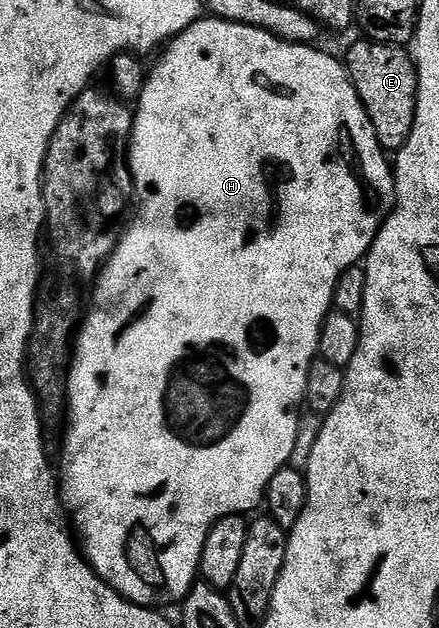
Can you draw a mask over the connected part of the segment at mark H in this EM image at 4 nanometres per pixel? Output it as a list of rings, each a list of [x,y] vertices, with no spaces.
[[[205,16],[205,17],[202,17],[202,19],[201,19],[201,21],[200,21],[200,22],[196,22],[196,24],[194,24],[194,25],[193,25],[193,26],[192,26],[192,27],[191,27],[191,28],[187,28],[187,29],[186,29],[186,30],[184,30],[184,31],[183,31],[183,32],[182,32],[182,34],[179,34],[179,35],[177,35],[177,37],[176,37],[176,38],[174,38],[174,39],[172,39],[172,41],[170,41],[170,42],[169,42],[169,43],[168,43],[168,45],[166,45],[166,46],[165,46],[165,47],[164,47],[164,50],[163,50],[163,53],[165,53],[165,55],[163,55],[163,56],[162,56],[162,58],[161,58],[161,59],[159,59],[159,60],[158,60],[158,62],[157,62],[157,67],[155,67],[155,68],[154,68],[154,70],[153,70],[153,67],[152,67],[152,69],[150,69],[150,70],[149,70],[149,71],[148,71],[148,74],[147,74],[147,77],[146,77],[146,80],[145,80],[145,87],[144,87],[144,88],[143,88],[143,92],[142,92],[142,93],[141,93],[141,97],[140,97],[140,98],[138,98],[138,99],[136,99],[136,102],[135,102],[135,117],[134,117],[134,120],[133,120],[133,137],[132,137],[132,139],[131,139],[131,141],[130,141],[130,144],[129,144],[129,169],[130,169],[130,170],[132,170],[132,171],[133,171],[133,181],[134,181],[134,183],[137,183],[137,184],[139,184],[139,202],[140,202],[140,198],[141,198],[141,211],[139,211],[139,212],[138,212],[138,214],[137,214],[137,219],[135,219],[135,220],[134,220],[134,222],[133,222],[133,219],[132,219],[132,221],[130,221],[130,222],[129,222],[129,223],[128,223],[128,226],[127,226],[127,229],[126,229],[126,230],[125,230],[125,231],[124,231],[124,233],[122,233],[122,235],[121,235],[121,240],[120,240],[120,242],[118,242],[118,244],[117,244],[117,248],[116,248],[116,250],[114,250],[114,252],[113,252],[113,254],[112,254],[112,255],[111,255],[111,256],[110,256],[110,258],[109,258],[109,260],[108,260],[108,262],[106,262],[106,263],[105,263],[105,265],[104,265],[104,266],[102,266],[102,267],[101,267],[101,272],[100,272],[100,274],[98,274],[98,275],[97,275],[97,277],[96,277],[96,279],[95,279],[95,285],[97,285],[97,287],[95,287],[95,288],[94,288],[94,290],[93,290],[93,311],[91,311],[91,312],[90,312],[90,314],[89,314],[89,315],[87,315],[87,316],[86,316],[86,318],[85,318],[85,327],[83,327],[83,328],[82,328],[82,330],[81,330],[81,327],[80,327],[80,330],[79,330],[79,333],[78,333],[78,334],[77,334],[77,335],[76,335],[76,338],[75,338],[75,349],[74,349],[74,350],[73,350],[73,351],[72,351],[72,354],[71,354],[71,365],[70,365],[70,367],[69,367],[69,369],[68,369],[68,371],[67,371],[67,419],[68,419],[68,418],[69,418],[69,431],[67,431],[67,432],[66,432],[66,434],[65,434],[65,451],[63,451],[63,452],[62,452],[62,454],[61,454],[61,470],[60,470],[60,466],[59,466],[59,493],[60,493],[60,496],[61,496],[61,505],[62,505],[62,506],[64,506],[64,507],[65,507],[65,512],[66,512],[66,515],[67,515],[67,518],[68,518],[68,521],[69,521],[69,522],[70,522],[70,523],[71,523],[71,530],[72,530],[72,533],[73,533],[73,534],[74,534],[74,535],[75,535],[75,538],[76,538],[76,541],[77,541],[77,542],[78,542],[78,543],[79,543],[79,549],[80,549],[80,551],[81,551],[81,553],[82,553],[82,555],[83,555],[83,557],[84,557],[84,559],[85,559],[85,561],[86,561],[86,562],[88,562],[88,563],[89,563],[89,567],[90,567],[90,568],[91,568],[91,569],[93,569],[93,571],[95,571],[95,573],[96,573],[96,574],[97,574],[97,575],[99,575],[99,577],[101,577],[101,579],[102,579],[102,580],[104,580],[104,581],[105,581],[105,583],[106,583],[106,584],[107,584],[107,585],[109,585],[109,587],[111,587],[111,588],[112,588],[112,589],[113,589],[113,590],[114,590],[114,591],[115,591],[115,592],[116,592],[116,594],[121,594],[121,595],[122,595],[122,596],[123,596],[123,597],[125,597],[125,598],[126,598],[126,600],[127,600],[127,601],[128,601],[128,602],[134,602],[134,603],[135,603],[135,604],[136,604],[136,606],[143,606],[143,607],[146,607],[146,608],[162,608],[162,607],[161,607],[161,606],[169,606],[169,605],[171,605],[171,604],[172,604],[172,602],[174,602],[174,604],[180,604],[180,603],[182,603],[182,602],[184,602],[184,601],[185,601],[185,598],[186,598],[186,597],[187,597],[187,596],[188,596],[188,595],[189,595],[189,591],[190,591],[190,590],[192,590],[192,589],[193,589],[193,587],[194,587],[194,585],[195,585],[195,583],[196,583],[196,582],[197,582],[197,581],[198,581],[198,578],[199,578],[199,571],[200,571],[200,569],[201,569],[201,553],[202,553],[202,552],[203,552],[203,544],[207,544],[207,536],[208,536],[208,535],[209,535],[209,533],[210,533],[210,532],[211,532],[211,528],[212,528],[212,527],[213,527],[213,526],[214,526],[214,525],[215,525],[215,523],[217,523],[217,522],[218,522],[218,521],[219,521],[219,520],[223,520],[223,519],[224,519],[224,518],[232,518],[232,517],[234,517],[234,516],[249,516],[249,515],[252,515],[252,514],[253,514],[253,513],[254,513],[254,511],[253,511],[253,512],[252,512],[252,510],[253,510],[253,509],[255,509],[255,508],[256,508],[256,506],[258,506],[258,507],[260,507],[260,506],[261,506],[261,505],[262,505],[262,503],[264,503],[264,500],[265,500],[265,489],[266,489],[266,488],[267,488],[267,484],[271,484],[271,476],[275,476],[275,472],[279,472],[279,471],[280,471],[280,470],[283,470],[283,469],[286,469],[286,467],[288,467],[288,466],[289,466],[289,465],[290,465],[290,462],[291,462],[291,460],[292,460],[292,453],[293,453],[293,452],[294,452],[294,451],[295,451],[295,446],[296,446],[296,434],[297,434],[297,433],[298,433],[298,432],[299,432],[299,426],[300,426],[300,420],[301,420],[301,418],[302,418],[302,417],[303,417],[303,403],[304,403],[304,402],[305,402],[305,393],[306,393],[306,392],[307,392],[307,384],[308,384],[308,383],[309,383],[309,369],[311,369],[311,368],[312,368],[312,366],[313,366],[313,364],[314,364],[314,361],[315,361],[315,359],[316,359],[316,358],[317,358],[317,357],[318,357],[318,354],[319,354],[319,351],[320,351],[320,350],[321,350],[321,349],[322,349],[322,344],[321,344],[321,332],[322,332],[322,330],[324,330],[324,328],[325,328],[325,319],[326,319],[326,318],[328,318],[328,317],[329,317],[329,315],[330,315],[330,313],[331,313],[331,311],[332,311],[332,310],[333,310],[333,309],[334,309],[334,305],[333,305],[333,293],[334,293],[334,292],[335,292],[335,284],[336,284],[336,283],[337,283],[337,281],[338,281],[338,280],[339,280],[339,276],[343,276],[343,272],[347,272],[347,268],[351,268],[351,267],[352,267],[352,266],[355,266],[355,265],[358,265],[358,263],[360,263],[360,262],[361,262],[361,261],[362,261],[362,259],[364,259],[364,257],[365,257],[365,255],[366,255],[366,254],[368,254],[368,253],[369,253],[369,249],[370,249],[370,248],[371,248],[371,244],[372,244],[372,243],[373,243],[373,241],[374,241],[374,240],[375,240],[375,236],[376,236],[376,235],[377,235],[377,234],[378,234],[378,233],[379,233],[379,232],[380,232],[380,231],[381,231],[381,225],[383,225],[383,224],[384,224],[384,222],[385,222],[385,216],[386,216],[386,214],[388,214],[388,213],[389,213],[389,211],[390,211],[390,210],[392,210],[392,209],[393,209],[393,204],[394,204],[394,201],[395,201],[395,199],[396,199],[396,196],[397,196],[397,183],[396,183],[396,181],[395,181],[395,170],[394,170],[394,167],[393,167],[393,166],[392,166],[392,165],[391,165],[391,162],[390,162],[390,159],[389,159],[389,162],[388,162],[388,160],[387,160],[387,159],[385,159],[385,158],[388,158],[388,157],[387,157],[387,154],[386,154],[386,151],[384,151],[384,150],[382,150],[382,149],[381,149],[381,145],[380,145],[380,144],[379,144],[379,140],[378,140],[378,139],[377,139],[377,137],[376,137],[376,136],[375,136],[375,128],[374,128],[374,127],[373,127],[373,125],[372,125],[372,124],[371,124],[371,120],[370,120],[370,119],[369,119],[369,117],[368,117],[368,116],[367,116],[367,112],[366,112],[366,111],[365,111],[365,109],[364,109],[364,108],[363,108],[363,104],[362,104],[362,103],[361,103],[361,101],[360,101],[360,100],[359,100],[359,92],[355,92],[355,84],[354,84],[354,83],[353,83],[353,82],[352,82],[352,81],[351,81],[351,80],[350,80],[350,79],[349,79],[349,72],[348,72],[348,70],[346,70],[346,68],[345,68],[345,63],[344,63],[344,61],[342,61],[342,59],[341,59],[341,58],[340,58],[340,57],[337,57],[337,58],[332,58],[332,56],[331,56],[331,55],[329,55],[329,54],[324,54],[324,52],[323,52],[323,51],[321,51],[321,50],[317,50],[317,49],[318,49],[318,47],[317,47],[317,46],[316,46],[316,45],[312,45],[312,46],[300,46],[300,45],[299,45],[299,44],[291,44],[291,43],[290,43],[290,42],[284,42],[284,41],[283,41],[283,40],[279,40],[279,39],[278,39],[278,38],[276,38],[276,37],[275,37],[275,36],[271,36],[271,32],[267,32],[267,31],[266,31],[266,30],[260,30],[260,29],[259,29],[259,28],[251,28],[251,27],[250,27],[250,26],[248,26],[248,25],[247,25],[247,24],[231,24],[231,23],[230,23],[230,22],[224,22],[224,20],[222,20],[222,18],[214,18],[214,17],[212,17],[212,16]]]

